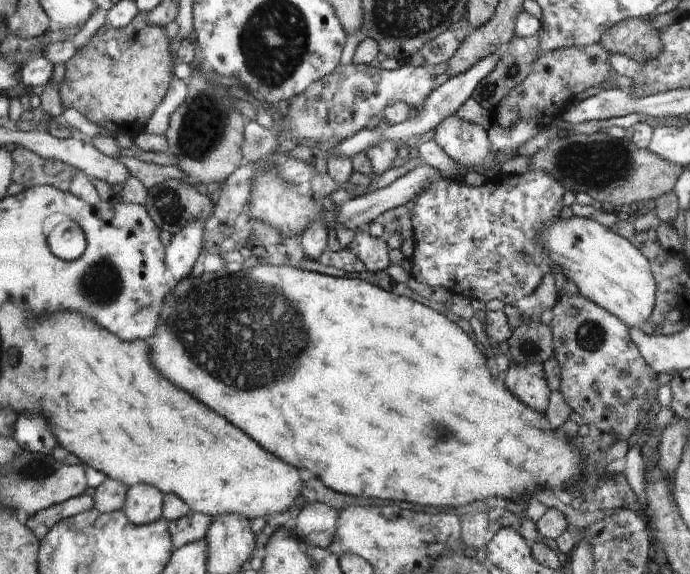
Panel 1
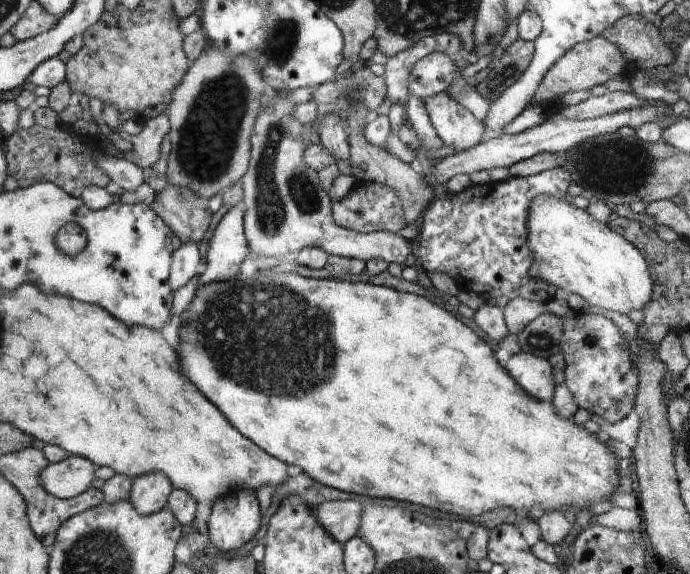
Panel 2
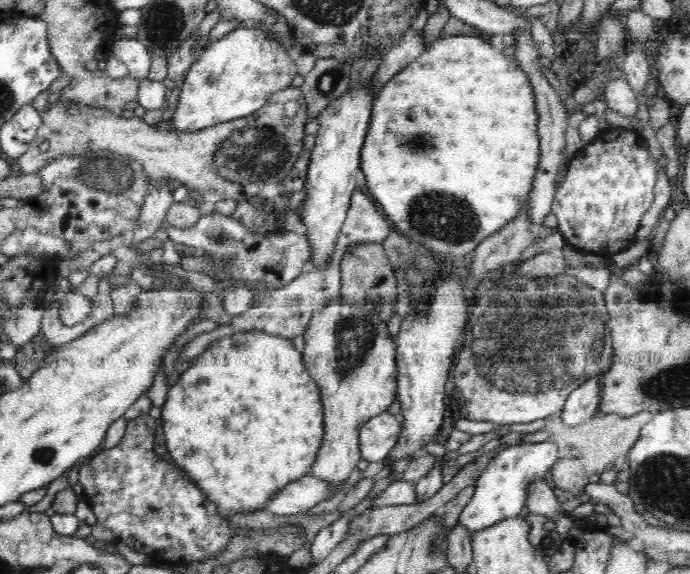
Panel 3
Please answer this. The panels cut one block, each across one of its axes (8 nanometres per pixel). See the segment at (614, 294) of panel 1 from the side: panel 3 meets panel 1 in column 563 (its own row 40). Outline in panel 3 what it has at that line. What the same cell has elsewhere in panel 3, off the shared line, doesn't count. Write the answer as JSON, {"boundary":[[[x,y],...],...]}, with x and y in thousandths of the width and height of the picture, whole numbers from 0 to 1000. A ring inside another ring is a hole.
{"boundary":[[[341,49],[300,80],[294,96],[278,110],[275,122],[271,122],[261,153],[261,174],[257,174],[258,185],[249,202],[249,223],[254,230],[283,232],[322,213],[359,202],[377,192],[391,172],[393,164],[420,152],[420,143],[429,129],[433,129],[432,113],[388,56],[374,49]]]}

